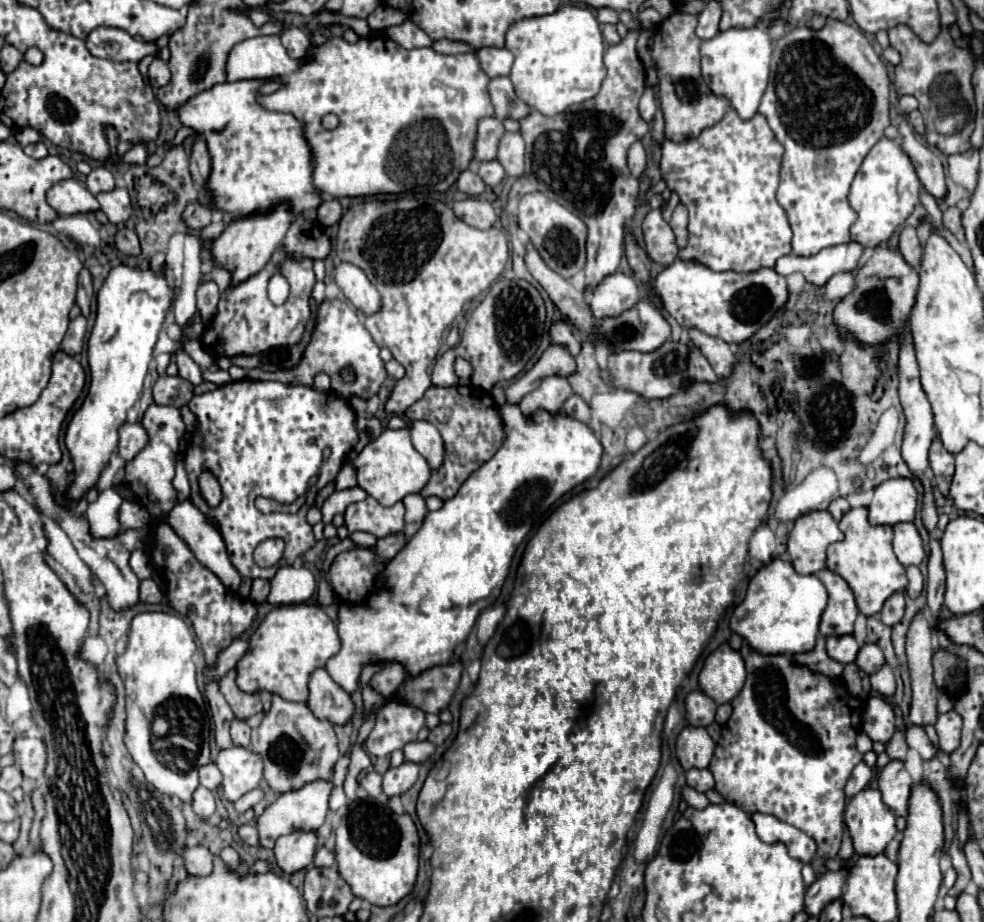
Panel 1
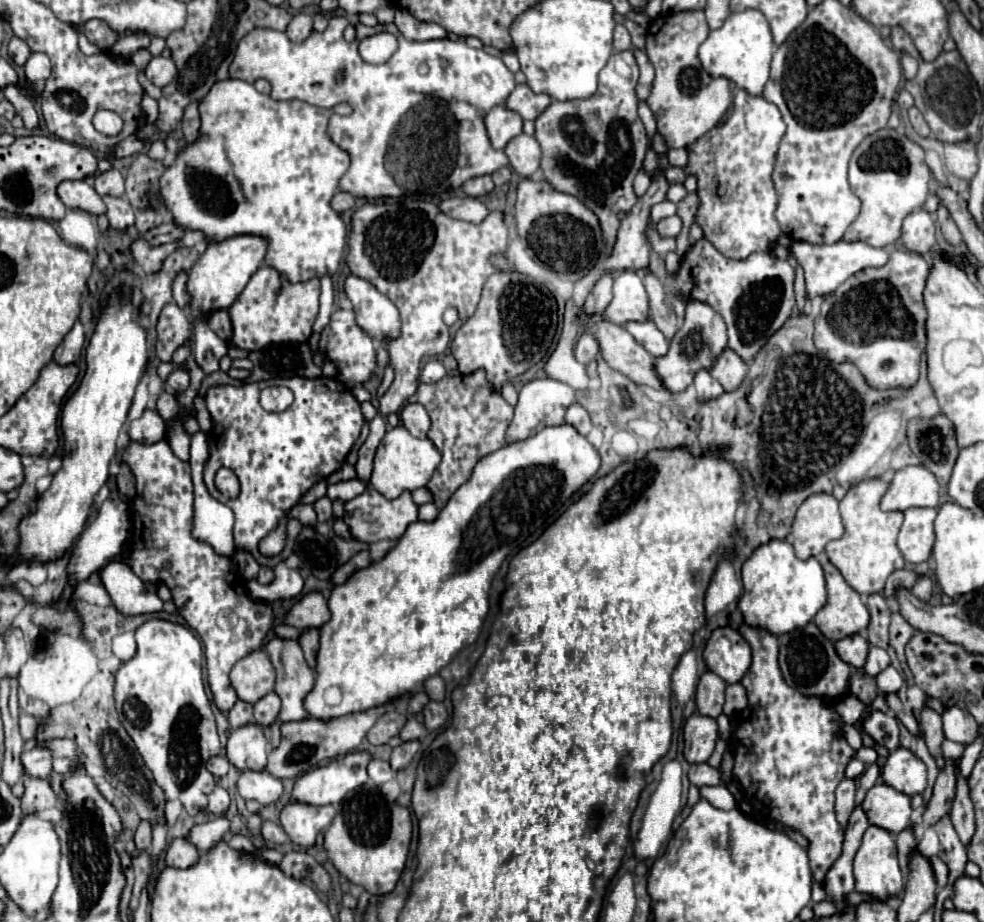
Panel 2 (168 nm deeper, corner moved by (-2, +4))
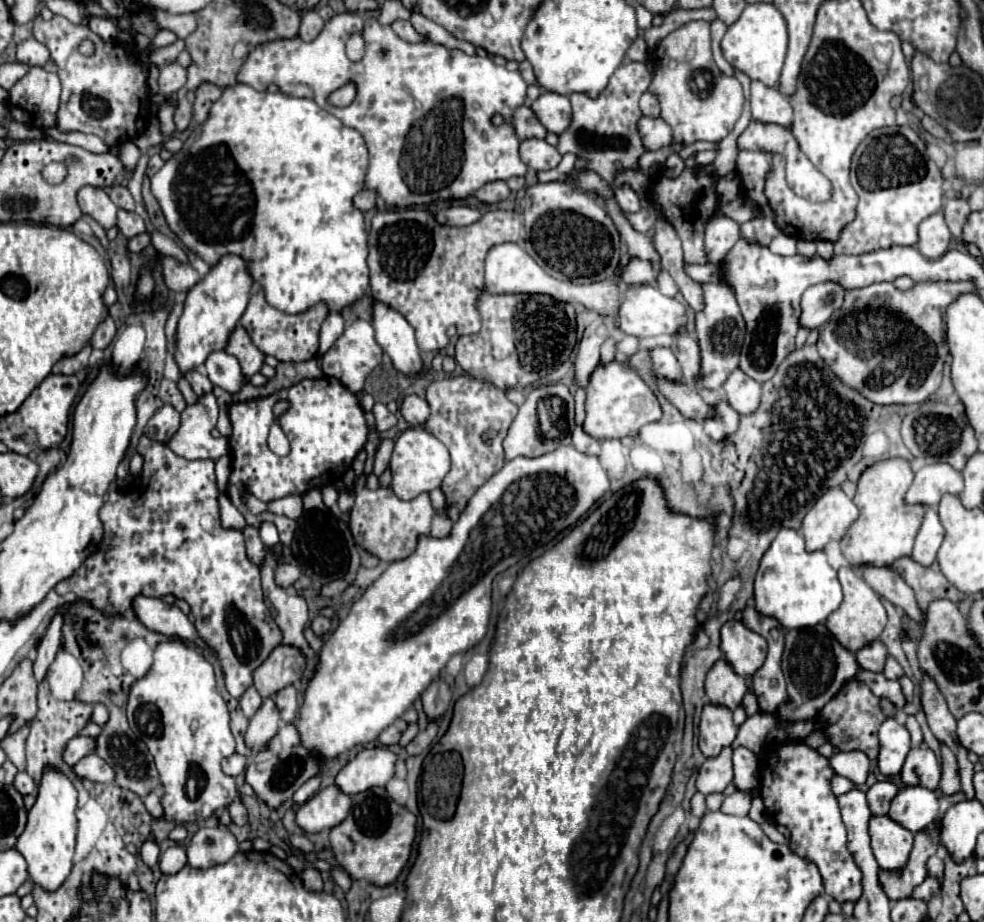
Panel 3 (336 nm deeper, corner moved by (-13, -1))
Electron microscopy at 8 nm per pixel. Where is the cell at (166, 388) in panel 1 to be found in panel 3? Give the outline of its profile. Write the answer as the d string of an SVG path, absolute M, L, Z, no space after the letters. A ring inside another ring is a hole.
M189 371L187 379L189 379L189 383L191 383L191 387L193 387L193 391L197 395L205 395L205 393L209 393L213 389L213 383L201 371Z

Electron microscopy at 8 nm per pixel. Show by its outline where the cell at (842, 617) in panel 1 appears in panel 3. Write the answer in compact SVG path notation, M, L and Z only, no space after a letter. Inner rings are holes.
M841 567L839 581L843 585L845 597L843 597L841 607L827 617L825 625L837 637L837 641L841 641L841 645L845 645L845 649L855 653L857 649L865 647L867 643L879 639L879 635L883 633L883 629L887 625L887 613L885 613L885 607L883 607L879 595L873 589L869 589L867 581L853 567Z

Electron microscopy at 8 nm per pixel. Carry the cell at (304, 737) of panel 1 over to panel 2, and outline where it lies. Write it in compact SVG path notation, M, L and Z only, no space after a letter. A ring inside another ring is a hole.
M274 636L274 638L270 638L270 640L266 642L264 650L268 652L268 656L270 656L270 660L272 660L274 668L276 668L276 688L274 688L274 690L276 690L276 694L282 698L280 716L278 716L278 720L276 720L274 726L272 726L272 746L278 746L278 742L280 742L278 726L280 726L282 722L308 718L302 700L304 700L304 696L306 696L306 694L312 690L312 686L314 686L314 672L312 672L312 668L306 664L304 652L302 652L298 640L284 640L284 638Z

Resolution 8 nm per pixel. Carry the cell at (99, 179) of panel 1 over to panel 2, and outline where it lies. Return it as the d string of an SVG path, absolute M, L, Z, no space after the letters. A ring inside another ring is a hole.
M112 168L112 170L96 176L94 188L100 196L124 196L124 178L118 170Z

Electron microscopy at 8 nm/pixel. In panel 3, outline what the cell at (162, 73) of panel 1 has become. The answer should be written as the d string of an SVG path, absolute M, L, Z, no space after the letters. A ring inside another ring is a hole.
M169 63L161 69L159 75L159 89L163 95L175 95L187 81L185 69L179 63Z

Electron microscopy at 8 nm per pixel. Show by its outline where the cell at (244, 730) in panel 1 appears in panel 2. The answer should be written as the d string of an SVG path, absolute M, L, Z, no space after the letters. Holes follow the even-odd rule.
M236 700L234 708L228 712L228 718L230 718L232 728L240 728L252 722L252 704L246 704L244 700Z

